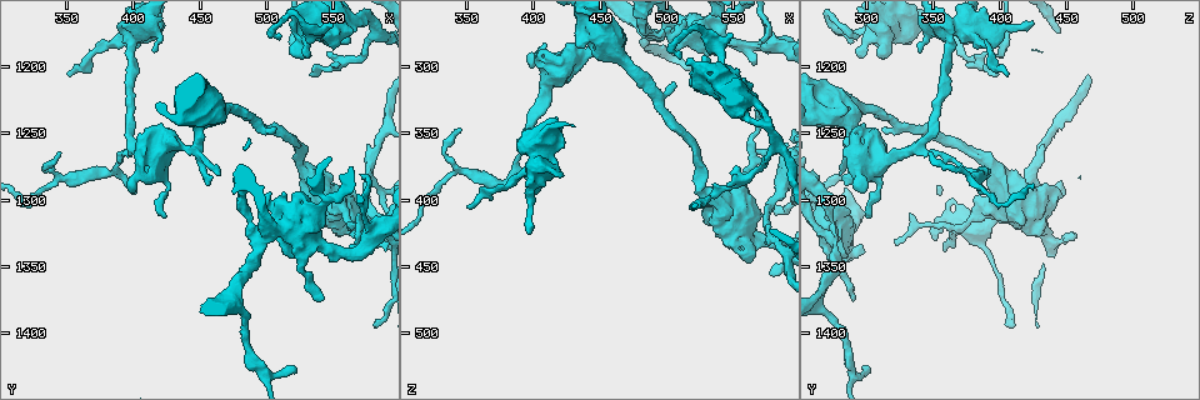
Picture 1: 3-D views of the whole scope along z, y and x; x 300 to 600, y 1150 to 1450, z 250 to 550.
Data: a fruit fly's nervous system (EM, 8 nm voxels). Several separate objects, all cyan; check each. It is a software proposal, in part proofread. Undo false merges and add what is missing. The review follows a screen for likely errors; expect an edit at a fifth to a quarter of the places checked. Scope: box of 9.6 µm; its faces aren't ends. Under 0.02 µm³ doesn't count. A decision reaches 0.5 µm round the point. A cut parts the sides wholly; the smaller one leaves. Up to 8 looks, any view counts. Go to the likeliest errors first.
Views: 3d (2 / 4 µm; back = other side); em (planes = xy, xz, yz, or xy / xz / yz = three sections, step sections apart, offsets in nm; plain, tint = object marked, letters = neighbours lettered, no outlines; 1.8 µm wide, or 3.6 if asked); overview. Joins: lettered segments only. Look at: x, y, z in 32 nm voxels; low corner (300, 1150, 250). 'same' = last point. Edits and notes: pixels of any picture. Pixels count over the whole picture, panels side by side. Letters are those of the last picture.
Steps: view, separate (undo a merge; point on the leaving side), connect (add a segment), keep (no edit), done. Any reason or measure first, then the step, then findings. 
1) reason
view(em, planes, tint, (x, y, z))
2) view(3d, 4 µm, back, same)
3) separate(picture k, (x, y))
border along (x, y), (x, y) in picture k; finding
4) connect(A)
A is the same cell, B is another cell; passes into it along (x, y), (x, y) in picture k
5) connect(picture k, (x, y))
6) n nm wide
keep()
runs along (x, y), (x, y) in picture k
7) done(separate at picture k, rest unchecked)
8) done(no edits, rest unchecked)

thick turns thin
view(em, xz, step 16, tint, (402, 1176, 366))

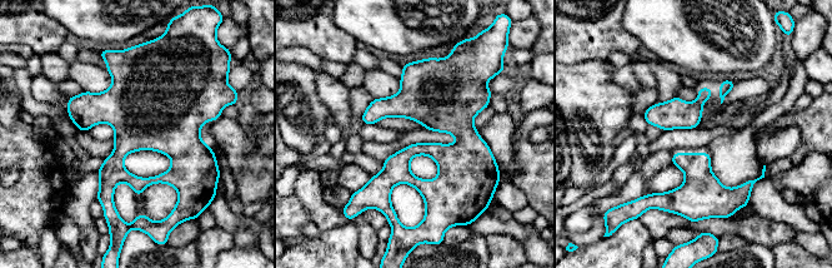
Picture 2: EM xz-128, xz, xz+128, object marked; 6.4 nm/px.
another direction
view(em, planes, letters, same)

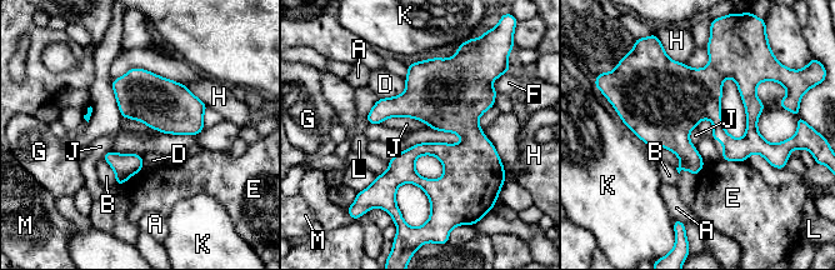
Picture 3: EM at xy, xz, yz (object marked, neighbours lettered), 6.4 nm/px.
220 nm wide; J touches over 320 nm
keep()
A, B, D, E, F, G, H, J, K, L and M are other cells; continuous, no second neuron

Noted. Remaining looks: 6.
abrupt turn
view(em, 3.6 µm, yz, step 8, tint, (544, 1310, 412))

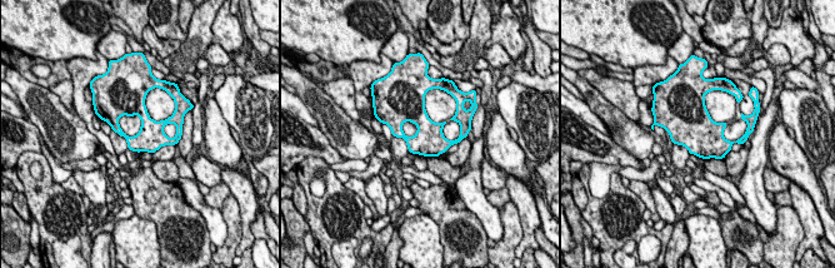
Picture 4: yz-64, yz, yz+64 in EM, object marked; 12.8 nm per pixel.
view(em, 3.6 µm, planes, tint, same)

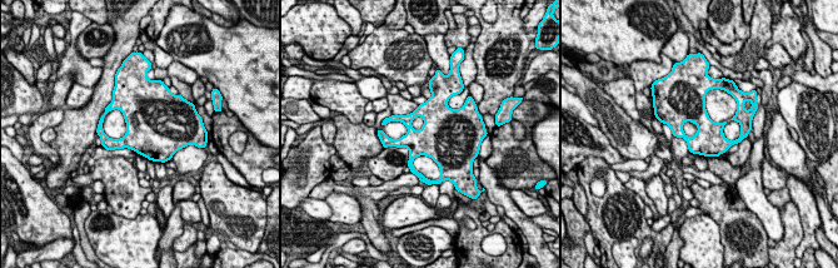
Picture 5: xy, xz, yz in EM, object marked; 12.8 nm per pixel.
see the neighbours
view(em, 3.6 µm, planes, letters, same)

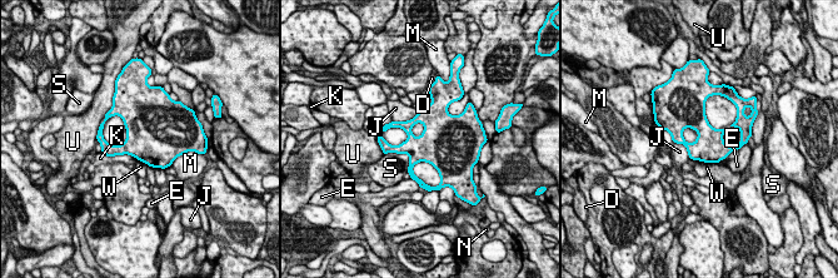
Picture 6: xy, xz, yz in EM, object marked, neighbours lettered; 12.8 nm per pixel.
keep()
D, E, J, K, M, N, S, U and W are other cells; border along (418, 110), (407, 120), (393, 122) in picture 6; continuous, no second neuron

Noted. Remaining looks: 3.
an open end
view(em, planes, plain, (344, 1264, 350))

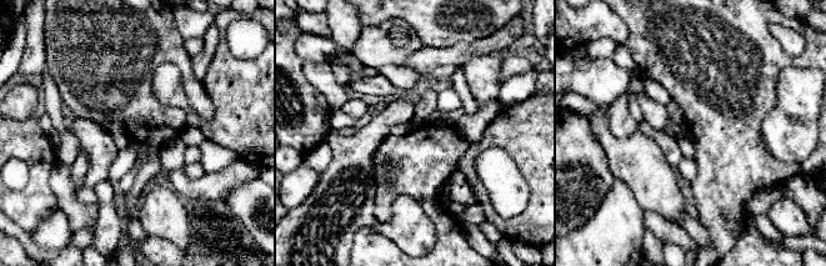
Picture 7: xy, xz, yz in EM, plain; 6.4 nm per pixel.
see the neighbours
view(em, planes, letters, same)

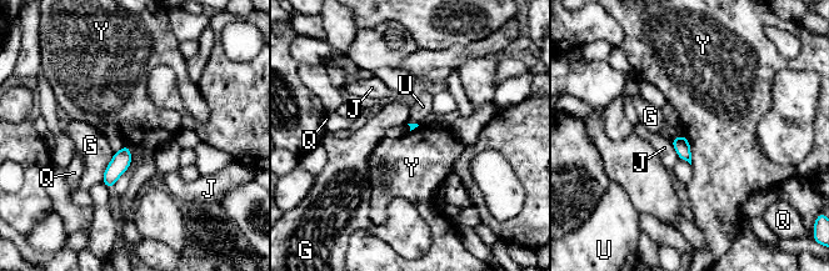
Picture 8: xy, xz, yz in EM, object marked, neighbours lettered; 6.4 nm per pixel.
keep()
G, J, Q, U and Y are other cells; no lettered segment goes on from it

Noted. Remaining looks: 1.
done(no edits, rest unchecked)

